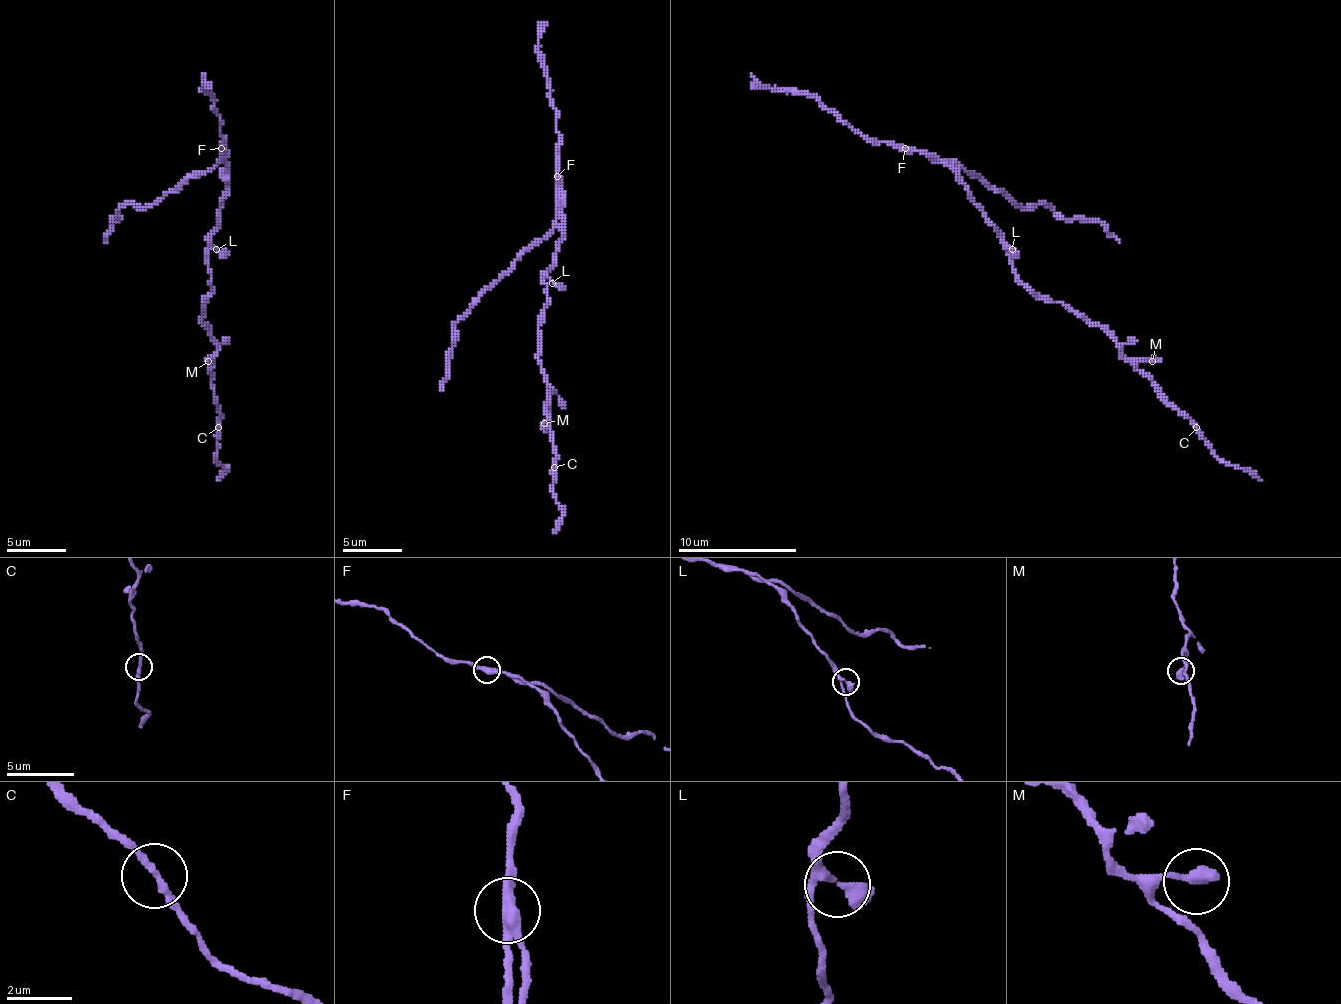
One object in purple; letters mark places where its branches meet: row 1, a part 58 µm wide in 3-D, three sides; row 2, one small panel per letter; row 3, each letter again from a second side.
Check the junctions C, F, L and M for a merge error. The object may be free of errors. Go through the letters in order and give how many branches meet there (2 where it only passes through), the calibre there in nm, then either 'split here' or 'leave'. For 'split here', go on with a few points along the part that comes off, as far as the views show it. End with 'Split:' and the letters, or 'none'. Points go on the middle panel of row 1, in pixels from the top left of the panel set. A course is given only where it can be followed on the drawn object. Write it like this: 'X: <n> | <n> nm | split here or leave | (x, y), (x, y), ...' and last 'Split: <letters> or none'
C: 2 | 220 nm | leave
F: 3 | 300 nm | split here | (556, 177), (556, 224), (452, 328), (449, 370), (440, 390)
L: 3 | 260 nm | leave
M: 1 | 460 nm | leave
Split: F

